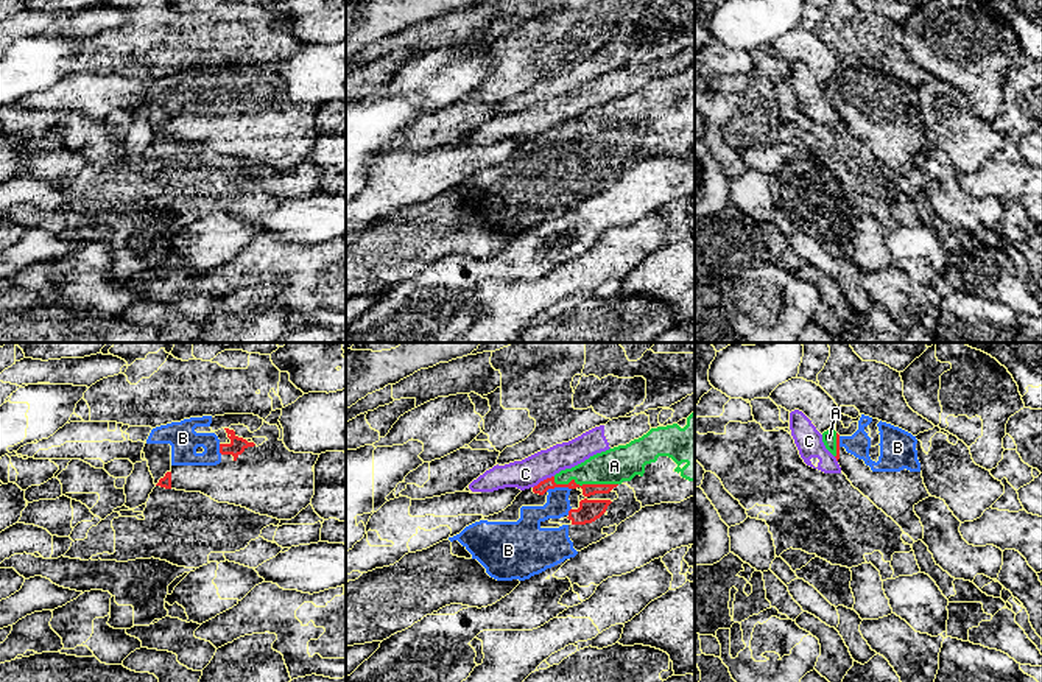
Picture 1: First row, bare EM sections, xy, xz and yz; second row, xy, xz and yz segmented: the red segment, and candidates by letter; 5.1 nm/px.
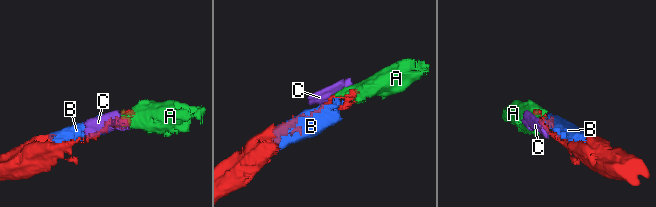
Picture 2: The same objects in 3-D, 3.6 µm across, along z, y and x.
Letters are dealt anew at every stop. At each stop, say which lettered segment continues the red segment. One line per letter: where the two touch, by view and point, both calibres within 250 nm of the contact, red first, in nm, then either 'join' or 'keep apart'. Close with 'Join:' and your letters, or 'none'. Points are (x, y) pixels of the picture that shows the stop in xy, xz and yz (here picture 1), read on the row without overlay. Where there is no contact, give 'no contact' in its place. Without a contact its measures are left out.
A: xz (584, 136) | 60/190 nm | join
B: xz (558, 137) | 60/130 nm | join
C: xz (544, 131) | 60/150 nm | keep apart
Join: A, B

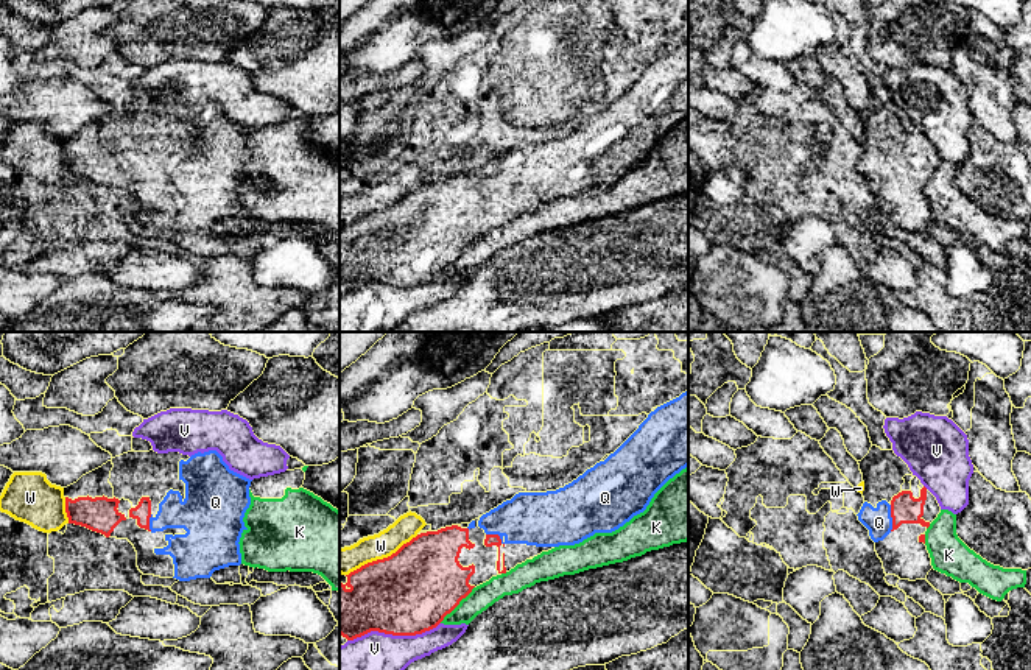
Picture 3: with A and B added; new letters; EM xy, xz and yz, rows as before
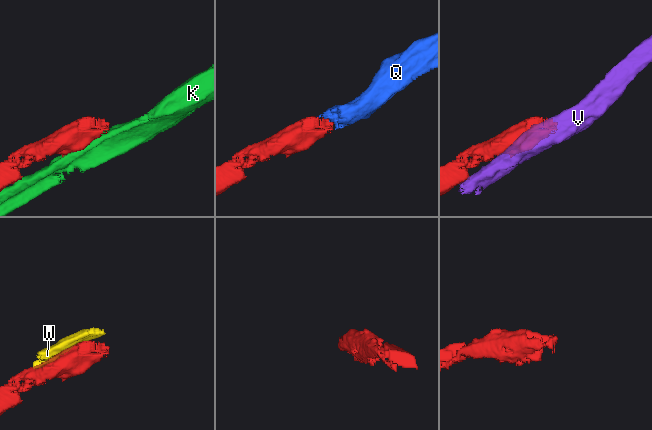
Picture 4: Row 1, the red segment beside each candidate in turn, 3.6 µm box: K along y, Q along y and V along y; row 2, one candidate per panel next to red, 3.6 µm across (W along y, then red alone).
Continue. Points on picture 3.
K: xz (457, 256) | 440/120 nm | keep apart
Q: yz (891, 167) | 150/140 nm | join
V: xz (393, 285) | 440/320 nm | keep apart
W: xz (383, 209) | 440/130 nm | keep apart
Join: Q

